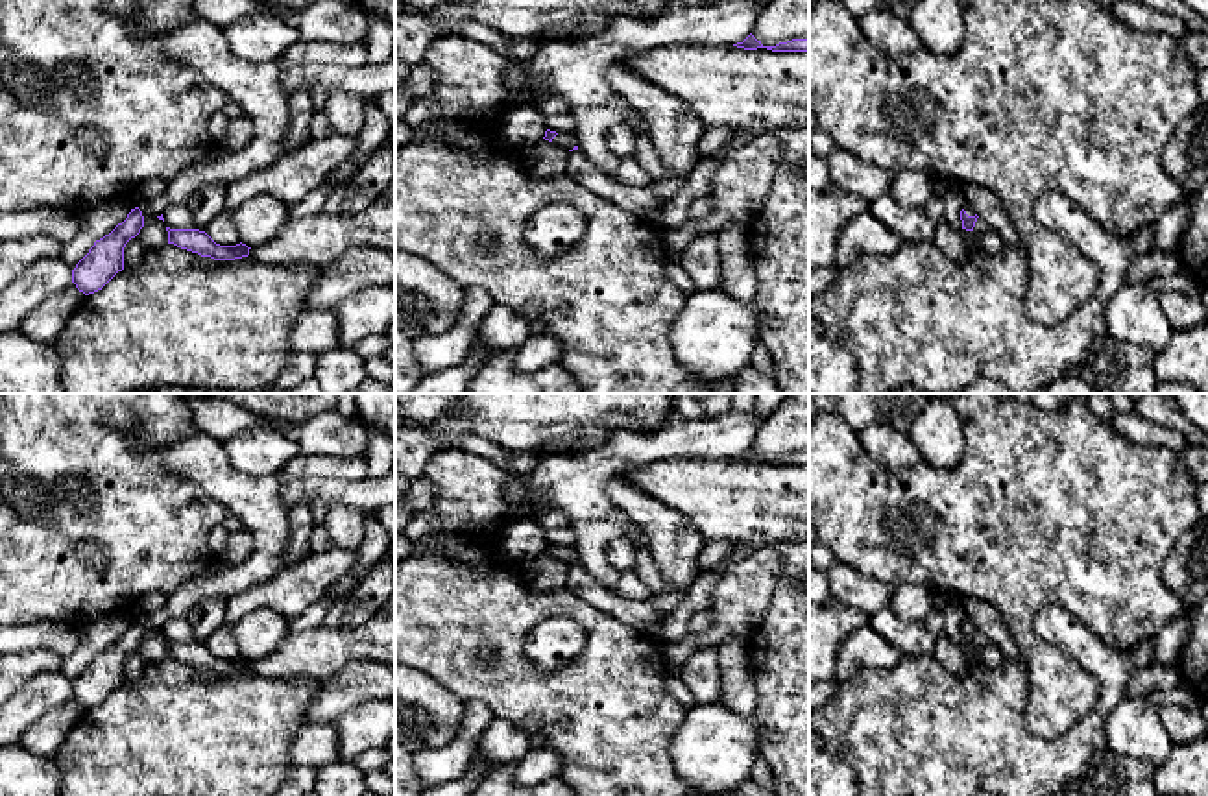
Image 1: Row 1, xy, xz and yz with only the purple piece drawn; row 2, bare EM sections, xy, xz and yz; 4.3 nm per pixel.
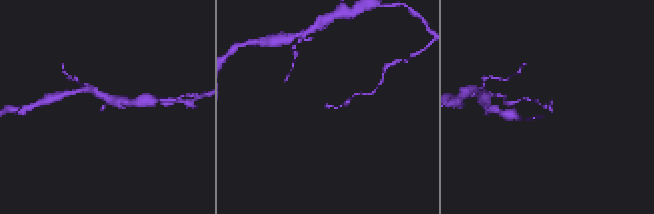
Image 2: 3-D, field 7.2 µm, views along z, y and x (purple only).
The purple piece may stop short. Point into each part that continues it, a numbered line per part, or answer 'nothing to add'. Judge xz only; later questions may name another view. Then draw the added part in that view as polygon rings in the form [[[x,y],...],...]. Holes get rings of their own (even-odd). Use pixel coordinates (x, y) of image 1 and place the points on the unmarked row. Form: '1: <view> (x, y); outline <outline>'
nothing to add

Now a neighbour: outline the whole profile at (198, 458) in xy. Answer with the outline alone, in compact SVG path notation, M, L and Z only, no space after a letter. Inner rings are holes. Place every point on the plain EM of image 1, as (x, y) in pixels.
M203 432L161 449L161 465L222 502L253 537L253 552L235 565L214 563L174 591L166 604L139 621L144 632L161 630L174 617L190 617L211 597L233 597L288 567L288 506L281 501L281 475L249 476L231 465L223 445Z

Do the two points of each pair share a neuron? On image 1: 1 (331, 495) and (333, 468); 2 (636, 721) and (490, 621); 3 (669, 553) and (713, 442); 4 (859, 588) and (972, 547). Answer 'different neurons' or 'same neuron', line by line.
1: different neurons
2: same neuron
3: different neurons
4: different neurons

